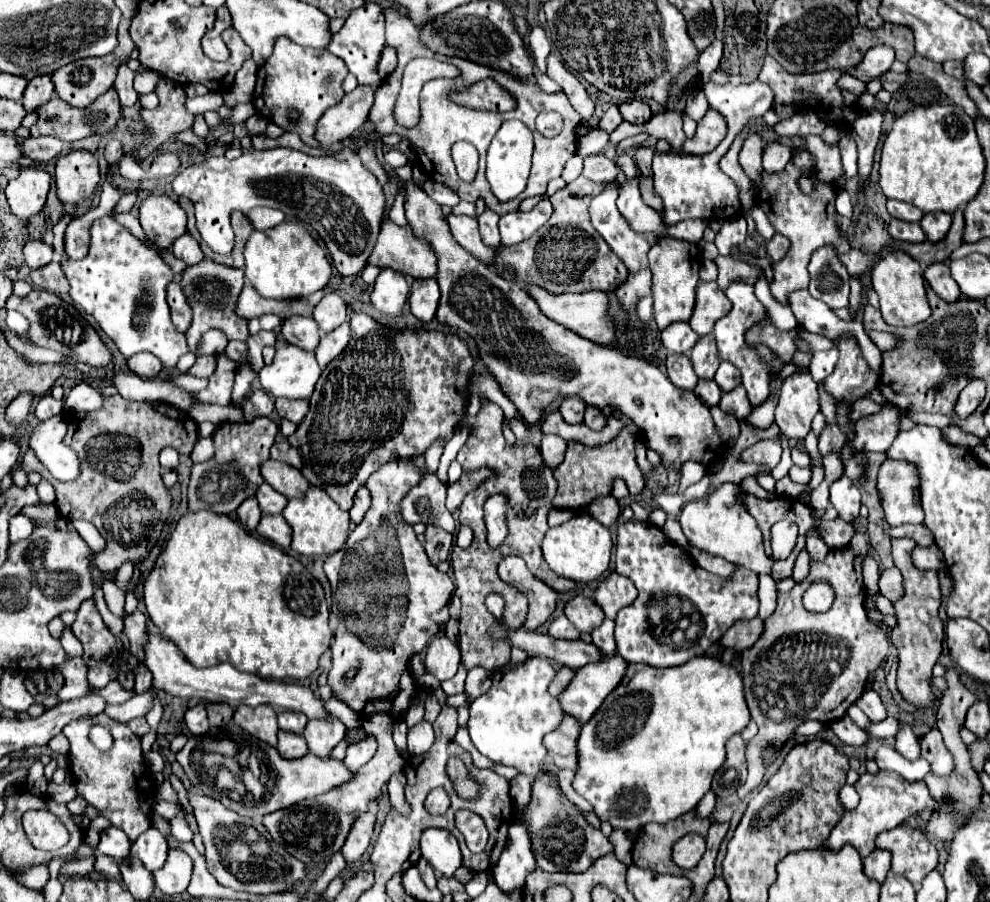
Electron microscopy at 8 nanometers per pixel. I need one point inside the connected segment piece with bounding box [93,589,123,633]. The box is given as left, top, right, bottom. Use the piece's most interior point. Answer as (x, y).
(111, 621)

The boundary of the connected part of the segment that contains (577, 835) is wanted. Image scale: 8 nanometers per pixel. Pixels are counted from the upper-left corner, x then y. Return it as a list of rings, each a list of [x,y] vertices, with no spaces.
[[[539,775],[537,781],[533,783],[531,803],[525,807],[519,807],[521,809],[519,819],[525,819],[529,823],[531,839],[535,847],[535,859],[543,871],[583,873],[591,867],[593,861],[611,853],[613,847],[609,839],[599,829],[593,829],[569,801],[563,801],[559,797],[559,791],[561,789],[553,787],[547,775]]]

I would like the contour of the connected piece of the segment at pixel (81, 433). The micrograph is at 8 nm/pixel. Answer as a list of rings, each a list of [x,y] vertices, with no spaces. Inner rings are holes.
[[[107,399],[99,411],[83,415],[67,441],[81,463],[75,481],[63,483],[53,479],[31,449],[26,451],[18,467],[27,474],[38,472],[55,487],[55,507],[63,519],[83,519],[99,529],[107,541],[105,551],[95,555],[99,571],[109,573],[127,561],[141,561],[157,541],[157,531],[169,517],[171,507],[171,495],[159,473],[159,451],[163,447],[173,447],[177,451],[185,451],[185,447],[193,449],[197,441],[197,423],[187,413],[167,403]]]

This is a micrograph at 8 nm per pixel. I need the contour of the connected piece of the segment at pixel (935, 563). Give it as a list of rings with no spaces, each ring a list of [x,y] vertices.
[[[931,545],[931,547],[915,547],[911,553],[913,565],[917,569],[941,569],[943,563],[943,553],[939,553],[939,547]]]

